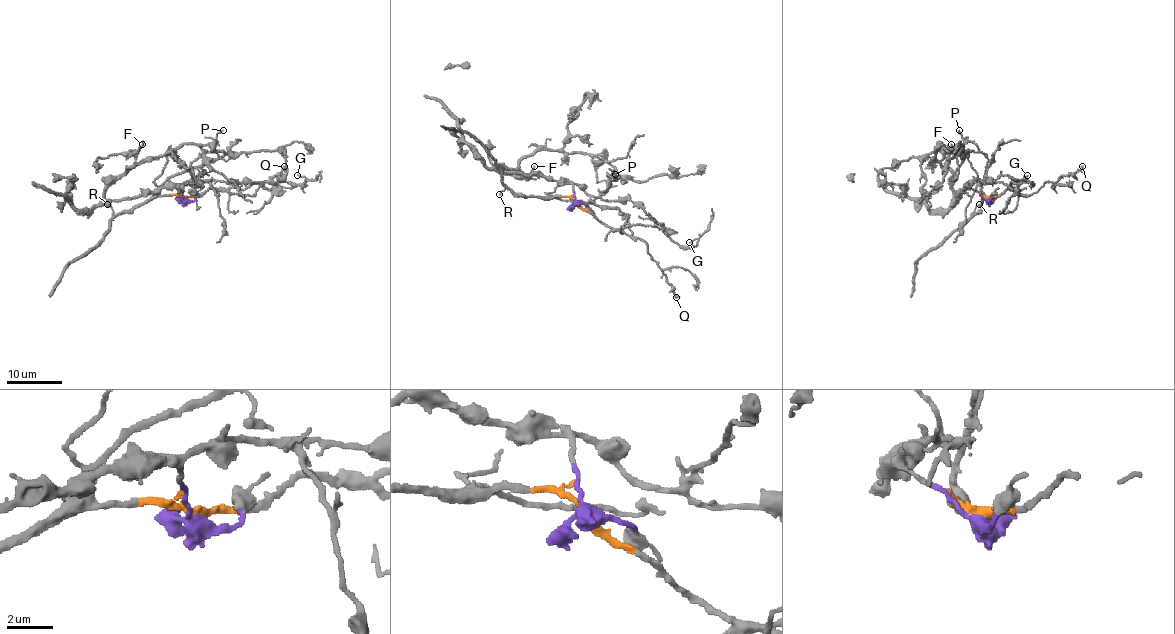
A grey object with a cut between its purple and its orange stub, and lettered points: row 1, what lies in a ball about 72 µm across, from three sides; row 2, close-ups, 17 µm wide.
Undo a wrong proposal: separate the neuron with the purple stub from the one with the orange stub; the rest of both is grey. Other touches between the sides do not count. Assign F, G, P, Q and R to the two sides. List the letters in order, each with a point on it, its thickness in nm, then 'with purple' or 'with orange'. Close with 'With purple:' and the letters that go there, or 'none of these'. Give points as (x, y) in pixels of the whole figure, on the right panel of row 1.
F: place (951, 144); calibre 120 nm; with purple
G: place (1027, 175); calibre 120 nm; with orange
P: place (959, 130); calibre 180 nm; with orange
Q: place (1082, 166); calibre 280 nm; with orange
R: place (979, 204); calibre 120 nm; with orange
With purple: F

